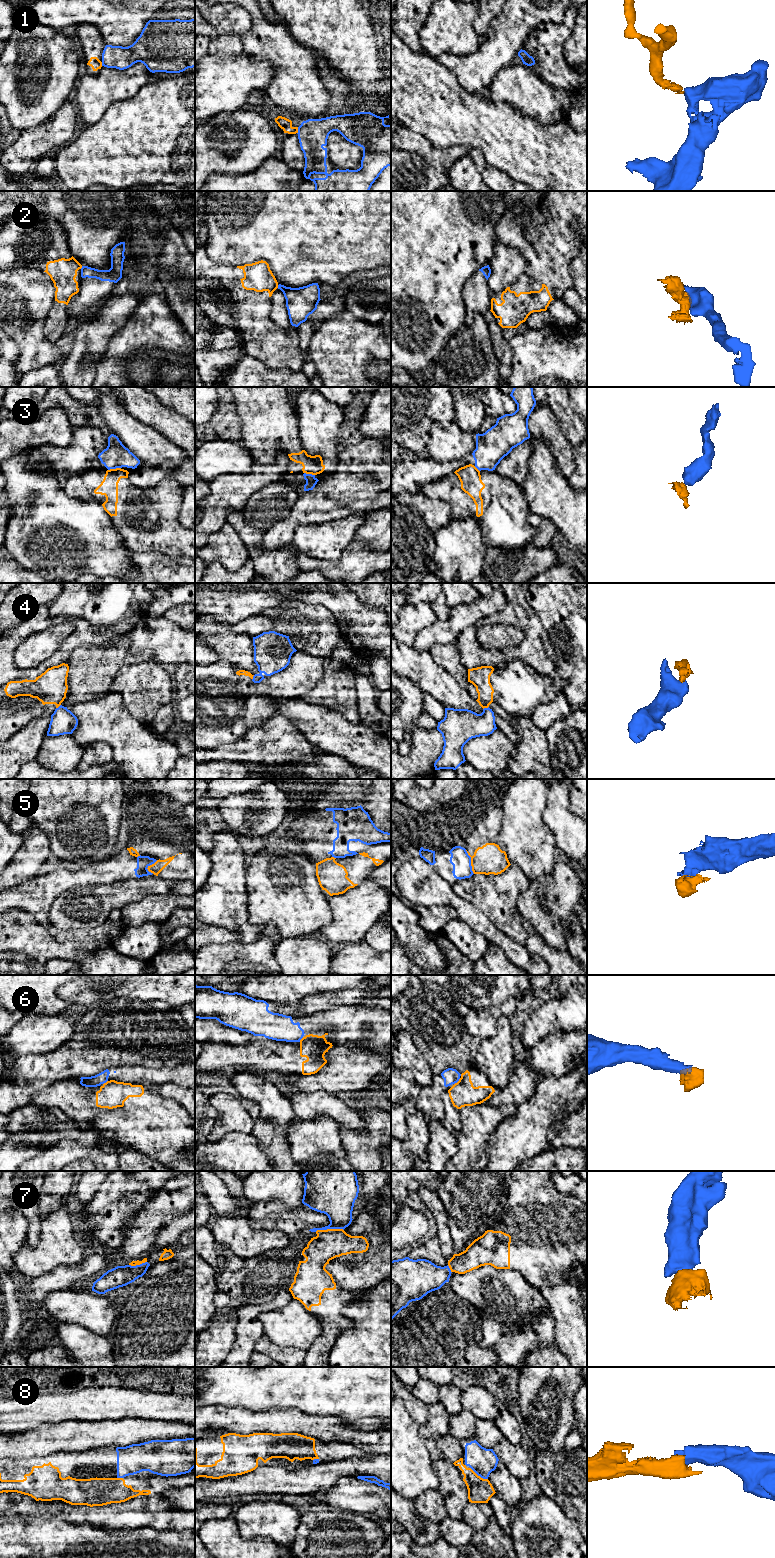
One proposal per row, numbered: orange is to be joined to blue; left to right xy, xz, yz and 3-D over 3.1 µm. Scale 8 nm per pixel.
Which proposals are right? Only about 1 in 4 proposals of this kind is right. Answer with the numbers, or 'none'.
7

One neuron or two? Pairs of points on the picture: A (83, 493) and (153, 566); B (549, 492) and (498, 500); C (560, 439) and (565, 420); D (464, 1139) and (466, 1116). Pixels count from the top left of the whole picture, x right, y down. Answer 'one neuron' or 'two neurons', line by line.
A: two neurons
B: two neurons
C: two neurons
D: one neuron

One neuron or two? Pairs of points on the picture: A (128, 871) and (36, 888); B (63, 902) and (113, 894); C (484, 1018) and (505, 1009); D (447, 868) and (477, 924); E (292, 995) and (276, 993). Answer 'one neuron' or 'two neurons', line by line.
A: one neuron
B: one neuron
C: one neuron
D: two neurons
E: one neuron

